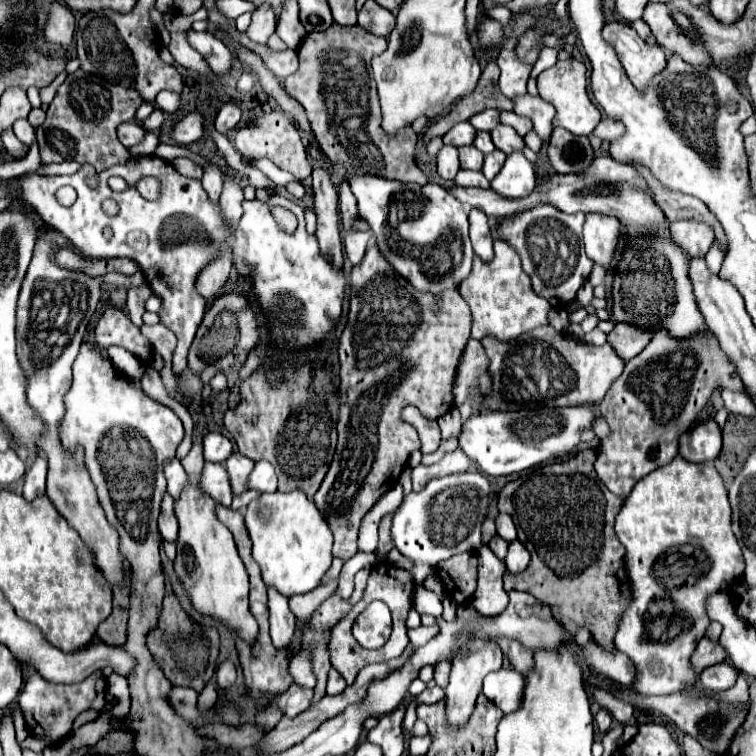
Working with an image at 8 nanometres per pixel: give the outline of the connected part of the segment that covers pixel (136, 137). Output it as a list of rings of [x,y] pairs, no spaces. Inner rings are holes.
[[[126,122],[122,126],[118,126],[118,140],[126,146],[126,148],[132,148],[134,144],[138,144],[144,136],[144,130],[140,124],[136,122]]]

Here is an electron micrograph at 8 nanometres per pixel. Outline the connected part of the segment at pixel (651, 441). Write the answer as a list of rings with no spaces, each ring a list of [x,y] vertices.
[[[666,328],[658,330],[650,344],[634,356],[630,362],[626,362],[624,372],[614,380],[610,390],[606,392],[604,400],[600,402],[600,414],[606,418],[610,426],[610,434],[600,442],[598,448],[598,460],[596,460],[596,474],[604,482],[604,486],[620,496],[626,498],[634,484],[650,474],[652,470],[668,464],[678,454],[678,438],[680,434],[688,432],[698,416],[698,412],[706,406],[710,400],[710,394],[716,388],[726,386],[738,386],[738,392],[746,392],[746,386],[742,384],[742,378],[736,372],[736,364],[726,356],[726,352],[720,348],[716,336],[712,332],[704,332],[698,336],[692,336],[688,340],[676,340],[668,334]]]

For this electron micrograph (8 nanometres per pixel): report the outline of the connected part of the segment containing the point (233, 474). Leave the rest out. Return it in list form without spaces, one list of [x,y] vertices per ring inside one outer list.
[[[234,452],[228,460],[226,460],[226,470],[230,476],[230,486],[234,494],[242,494],[246,490],[246,480],[250,476],[254,468],[254,462],[246,456],[242,456],[240,452]]]

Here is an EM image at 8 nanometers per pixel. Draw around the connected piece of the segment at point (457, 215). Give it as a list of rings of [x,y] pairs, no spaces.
[[[350,174],[348,182],[358,200],[360,218],[368,222],[382,256],[402,278],[436,300],[444,290],[460,286],[470,274],[474,258],[462,202],[438,184],[402,184],[368,174]]]

